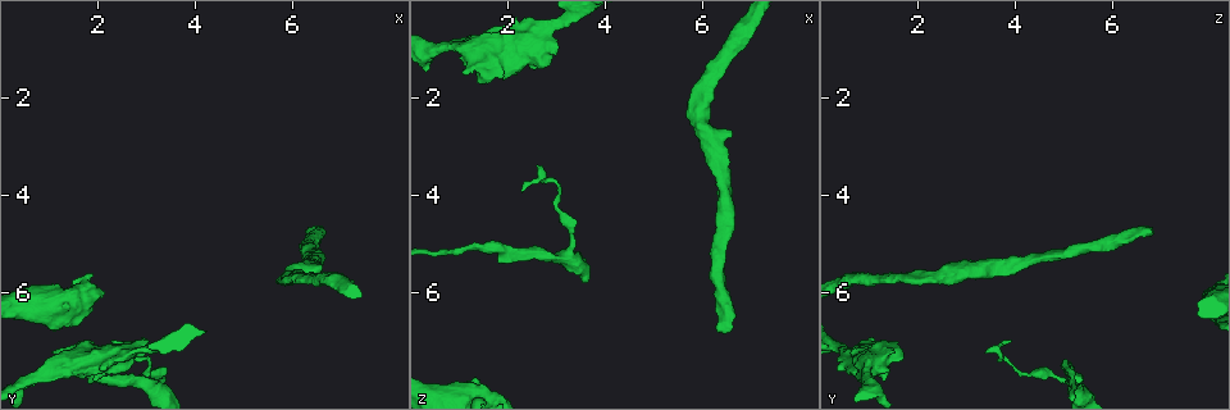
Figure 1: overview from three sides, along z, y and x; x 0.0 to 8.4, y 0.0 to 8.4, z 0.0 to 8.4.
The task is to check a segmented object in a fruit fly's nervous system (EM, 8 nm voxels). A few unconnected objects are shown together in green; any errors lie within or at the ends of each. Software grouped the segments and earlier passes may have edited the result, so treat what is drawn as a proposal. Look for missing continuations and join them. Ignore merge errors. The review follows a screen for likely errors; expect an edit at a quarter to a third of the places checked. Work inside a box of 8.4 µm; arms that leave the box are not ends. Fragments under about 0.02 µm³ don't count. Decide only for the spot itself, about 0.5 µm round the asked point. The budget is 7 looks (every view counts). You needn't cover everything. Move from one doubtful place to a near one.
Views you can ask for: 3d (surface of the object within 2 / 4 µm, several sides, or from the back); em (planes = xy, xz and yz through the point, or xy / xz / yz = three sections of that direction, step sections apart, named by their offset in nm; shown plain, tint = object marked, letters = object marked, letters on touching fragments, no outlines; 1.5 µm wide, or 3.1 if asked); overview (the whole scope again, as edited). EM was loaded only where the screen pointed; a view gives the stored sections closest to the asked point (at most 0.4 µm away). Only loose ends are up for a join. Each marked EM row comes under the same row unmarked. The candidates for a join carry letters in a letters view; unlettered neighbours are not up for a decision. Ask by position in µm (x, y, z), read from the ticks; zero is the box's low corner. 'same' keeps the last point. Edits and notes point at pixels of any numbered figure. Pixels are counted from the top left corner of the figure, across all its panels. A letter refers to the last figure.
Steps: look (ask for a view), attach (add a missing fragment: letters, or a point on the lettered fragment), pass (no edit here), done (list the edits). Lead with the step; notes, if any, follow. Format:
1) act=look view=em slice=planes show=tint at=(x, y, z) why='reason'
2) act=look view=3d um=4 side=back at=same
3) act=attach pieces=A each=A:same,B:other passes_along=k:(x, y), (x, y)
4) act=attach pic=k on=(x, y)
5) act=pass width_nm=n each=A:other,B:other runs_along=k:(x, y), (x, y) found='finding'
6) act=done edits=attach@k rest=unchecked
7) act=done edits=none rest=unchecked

act=look view=3d um=4 at=(3.00, 7.00, 1.00) why='stops while still wide'

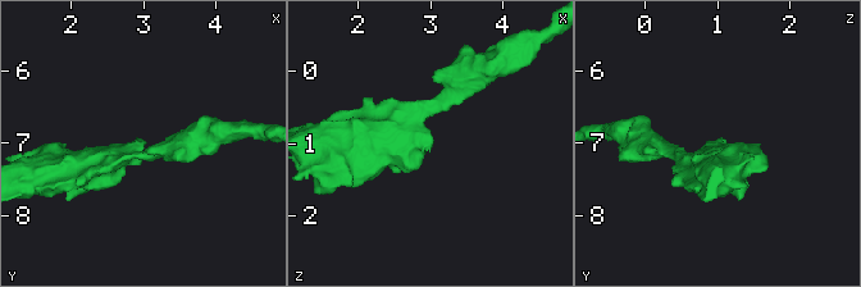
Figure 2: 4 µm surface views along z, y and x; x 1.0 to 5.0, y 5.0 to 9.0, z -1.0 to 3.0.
act=look view=em slice=planes show=letters at=(3.00, 6.95, 0.95)

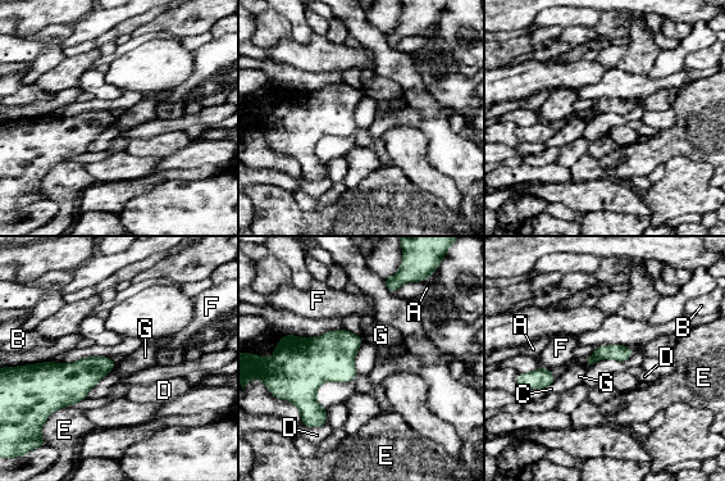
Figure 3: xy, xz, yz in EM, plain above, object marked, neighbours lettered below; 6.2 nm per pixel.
act=pass each=A:other,B:other,C:other,D:other,E:other,F:other,G:other border=3:(117, 363), (110, 371) found='no lettered fragment goes on from it'

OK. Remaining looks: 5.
act=look view=3d um=4 at=(1.45, 7.40, 1.75) why='branch stops here'

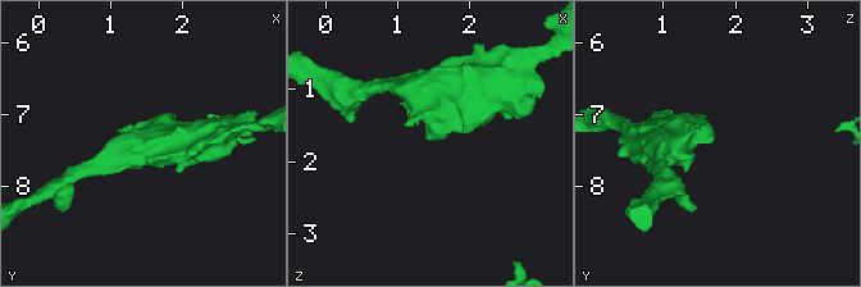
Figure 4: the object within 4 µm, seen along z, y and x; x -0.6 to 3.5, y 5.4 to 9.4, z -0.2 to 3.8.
act=look view=em slice=planes show=tint at=(1.40, 7.40, 1.70)

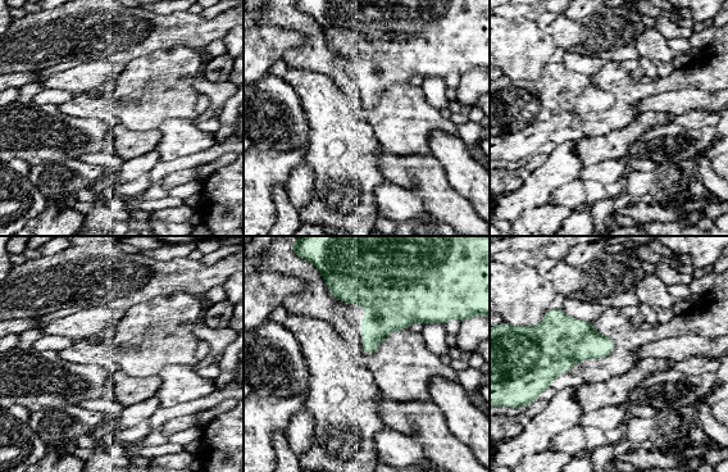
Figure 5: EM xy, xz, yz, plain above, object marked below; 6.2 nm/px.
act=look view=em slice=planes show=letters at=same why='what lies round it'

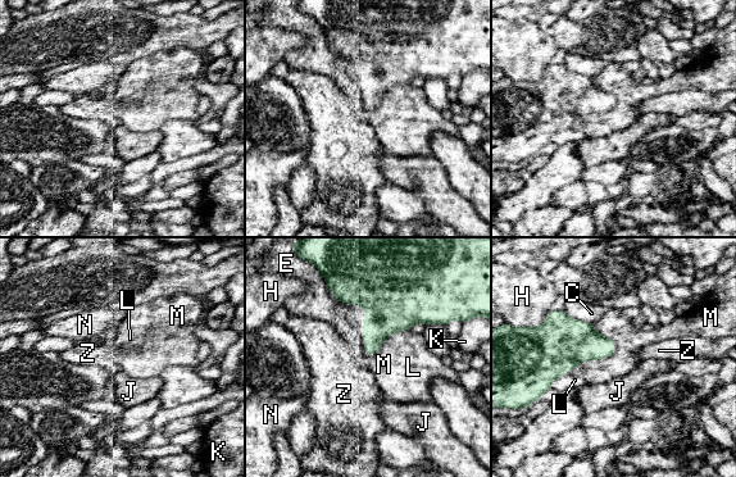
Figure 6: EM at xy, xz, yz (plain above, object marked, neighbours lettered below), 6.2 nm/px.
act=pass each=C:other,E:other,H:other,J:other,K:other,L:other,M:other,N:other,Z:other border=6:(616, 343), (612, 354), (596, 360) found='none of them fits'

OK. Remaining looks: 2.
act=done edits=none rest=unchecked

